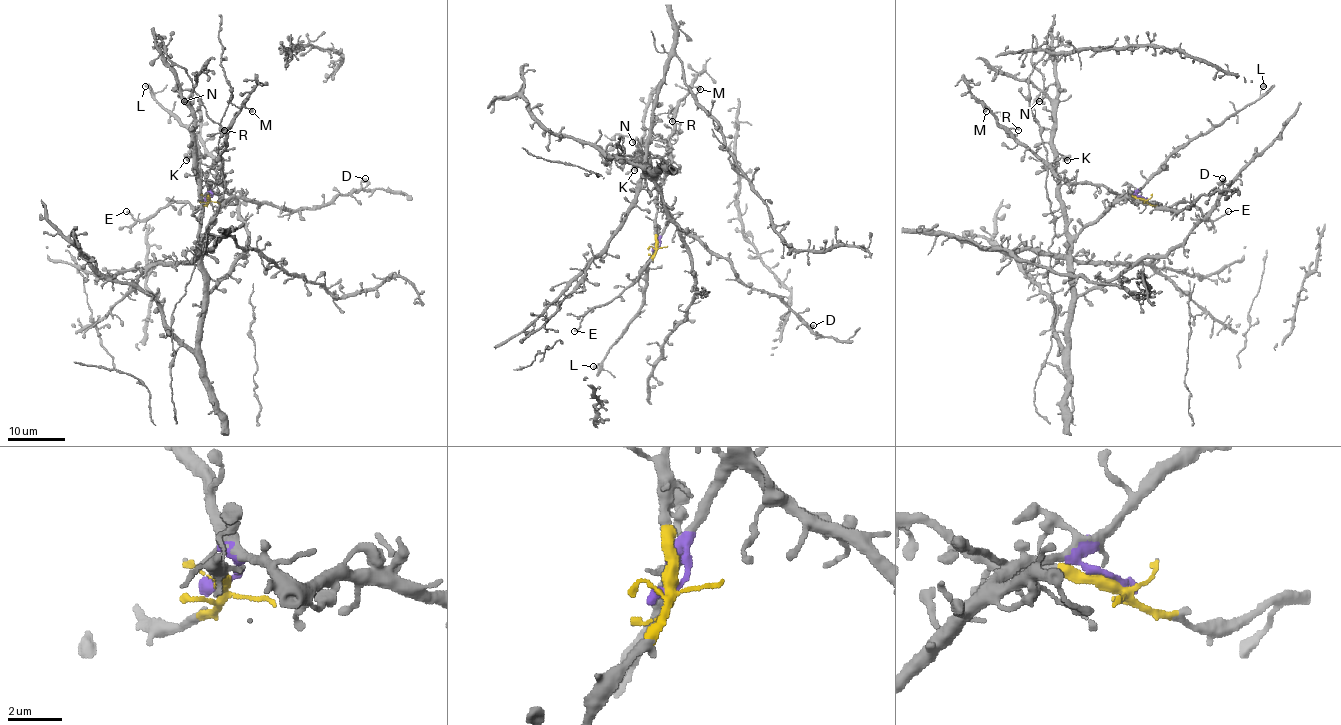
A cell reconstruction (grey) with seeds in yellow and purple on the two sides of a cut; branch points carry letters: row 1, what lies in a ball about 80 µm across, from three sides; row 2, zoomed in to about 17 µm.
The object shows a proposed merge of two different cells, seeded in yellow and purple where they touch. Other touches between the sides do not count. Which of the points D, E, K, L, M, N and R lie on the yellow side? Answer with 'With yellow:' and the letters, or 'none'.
With yellow: E, M, R

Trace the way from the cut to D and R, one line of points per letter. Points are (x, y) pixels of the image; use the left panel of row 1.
D: (209, 199), (215, 193), (222, 199), (248, 197), (299, 210), (317, 209), (338, 195), (355, 192), (365, 179)
R: (209, 199), (209, 186), (222, 180), (220, 154), (225, 147), (225, 130)

